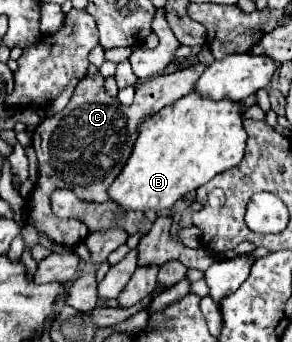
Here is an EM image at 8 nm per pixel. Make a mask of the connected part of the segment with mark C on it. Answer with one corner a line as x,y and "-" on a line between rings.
198,62
190,68
178,70
168,76
156,76
144,80
140,82
140,86
136,86
136,98
130,106
122,106
118,98
106,94
104,78
100,72
80,80
68,106
56,112
54,116
44,118
32,134
32,146
36,150
40,168
38,168
36,188
30,194
32,200
28,198
26,216
30,220
42,218
42,224
38,224
36,228
46,234
74,236
74,244
84,242
88,236
88,228
80,220
56,218
50,210
50,194
56,188
68,188
82,200
94,200
94,202
108,200
108,186
116,180
120,170
126,166
142,122
148,116
156,114
160,108
190,94
204,70
206,64

